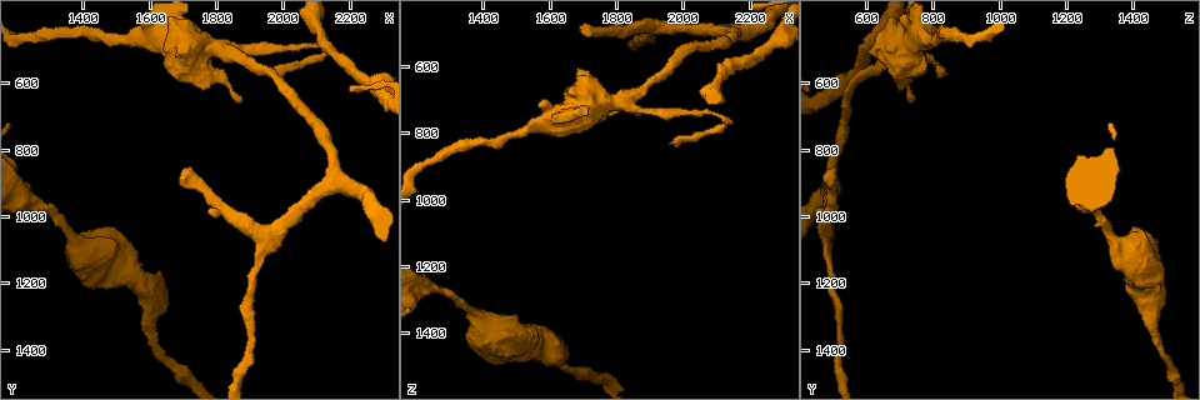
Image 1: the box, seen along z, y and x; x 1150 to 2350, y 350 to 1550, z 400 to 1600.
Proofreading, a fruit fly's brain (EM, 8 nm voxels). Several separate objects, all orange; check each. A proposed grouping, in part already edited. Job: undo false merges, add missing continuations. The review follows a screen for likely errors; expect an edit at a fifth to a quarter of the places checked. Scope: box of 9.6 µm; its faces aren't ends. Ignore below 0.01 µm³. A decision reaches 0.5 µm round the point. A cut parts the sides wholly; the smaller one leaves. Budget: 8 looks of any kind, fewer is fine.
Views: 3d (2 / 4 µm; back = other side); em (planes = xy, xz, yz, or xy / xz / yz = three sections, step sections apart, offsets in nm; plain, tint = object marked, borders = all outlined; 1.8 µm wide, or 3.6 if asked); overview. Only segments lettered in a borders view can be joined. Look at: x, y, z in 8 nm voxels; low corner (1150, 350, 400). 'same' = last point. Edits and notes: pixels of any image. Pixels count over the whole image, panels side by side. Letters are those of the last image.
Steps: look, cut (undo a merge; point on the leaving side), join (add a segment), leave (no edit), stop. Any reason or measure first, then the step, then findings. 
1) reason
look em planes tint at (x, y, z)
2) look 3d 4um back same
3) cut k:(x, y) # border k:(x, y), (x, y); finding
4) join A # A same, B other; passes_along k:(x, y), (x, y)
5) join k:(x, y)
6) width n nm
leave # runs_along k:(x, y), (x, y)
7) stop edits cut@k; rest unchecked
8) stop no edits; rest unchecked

stops while still wide
look em planes borders at (1680, 510, 620)

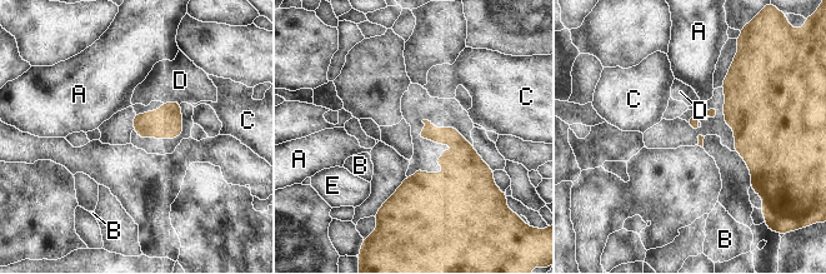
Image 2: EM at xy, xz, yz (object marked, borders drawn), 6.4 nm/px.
longest_contact D 120 nm
leave # A other, B other, C other, D other, E other; no lettered segment goes on from it

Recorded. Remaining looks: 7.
free end
look 3d 4um at (1960, 560, 820)

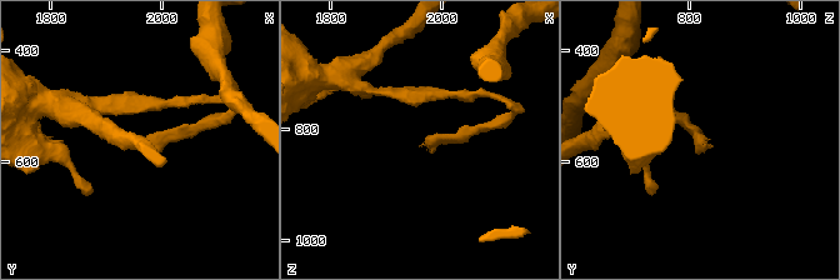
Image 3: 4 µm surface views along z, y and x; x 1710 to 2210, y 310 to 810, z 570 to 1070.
look em xy step 16 tint at (1965, 565, 825)

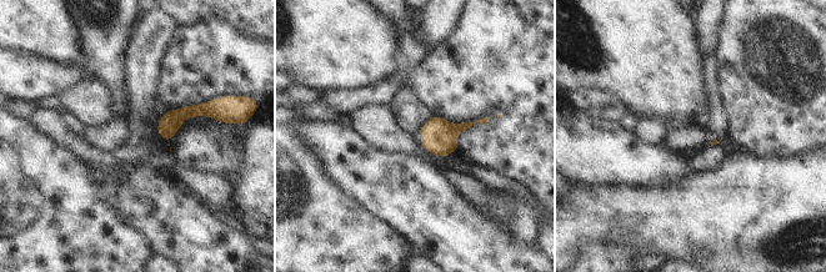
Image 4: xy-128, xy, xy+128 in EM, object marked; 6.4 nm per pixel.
another direction
look em planes borders same

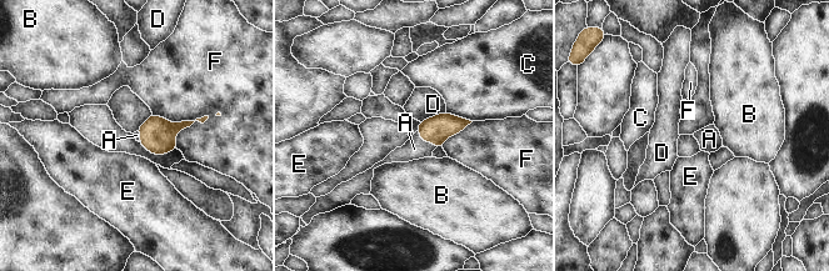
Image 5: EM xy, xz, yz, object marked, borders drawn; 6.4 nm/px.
join A # A same, B other, C other, D other, E other, F other; passes_along 5:(439, 128), (425, 141), (414, 149); it goes on there

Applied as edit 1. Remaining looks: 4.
branch stops here
look em xz step 4 borders at (1700, 910, 490)

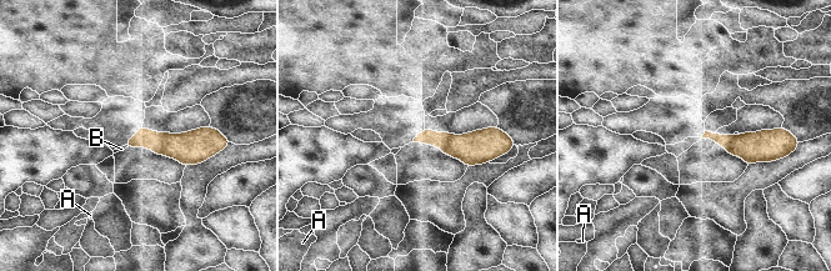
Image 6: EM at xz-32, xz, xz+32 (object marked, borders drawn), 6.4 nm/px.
look em planes borders same

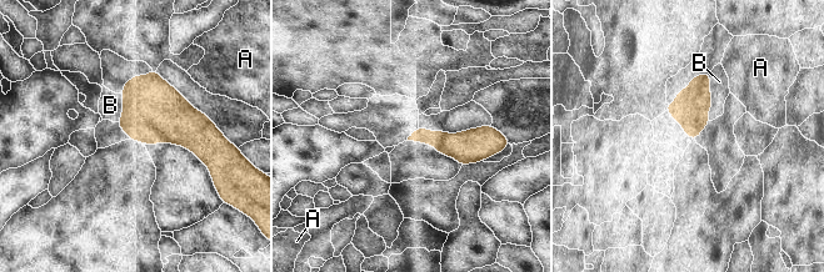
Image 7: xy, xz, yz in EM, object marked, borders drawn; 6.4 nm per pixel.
join B # A other, B same; passes_along 7:(690, 109), (710, 97), (719, 81); it goes on there

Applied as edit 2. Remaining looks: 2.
stop edits join@5, join@7; rest unchecked

